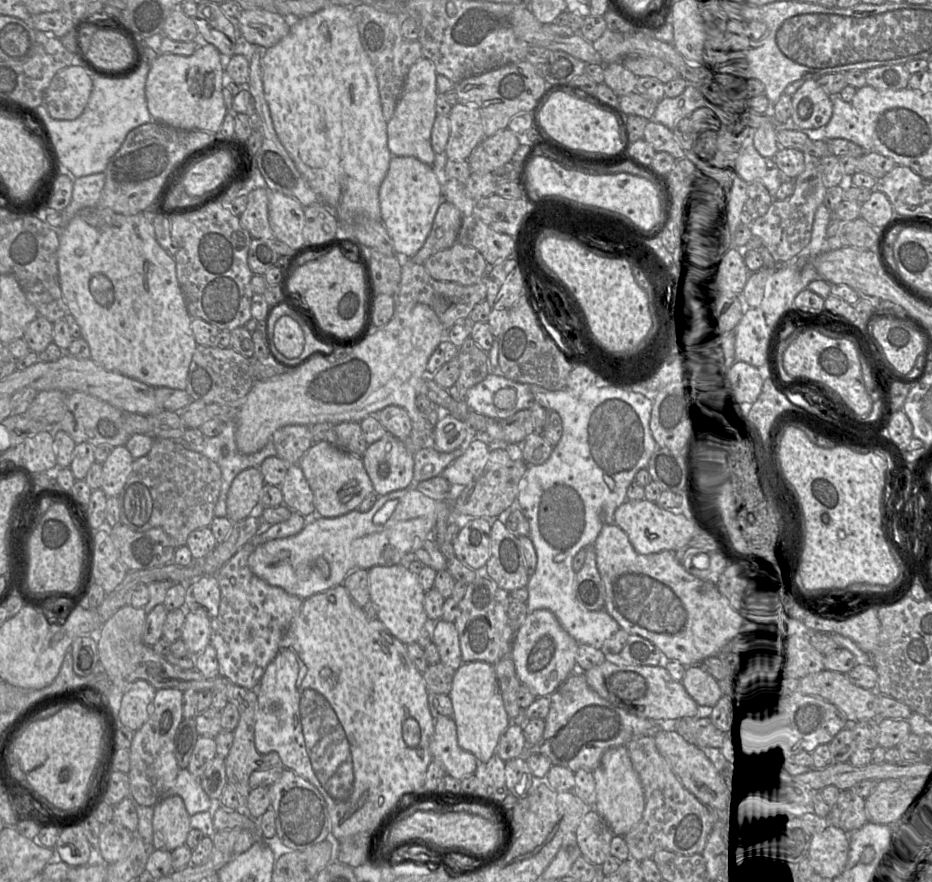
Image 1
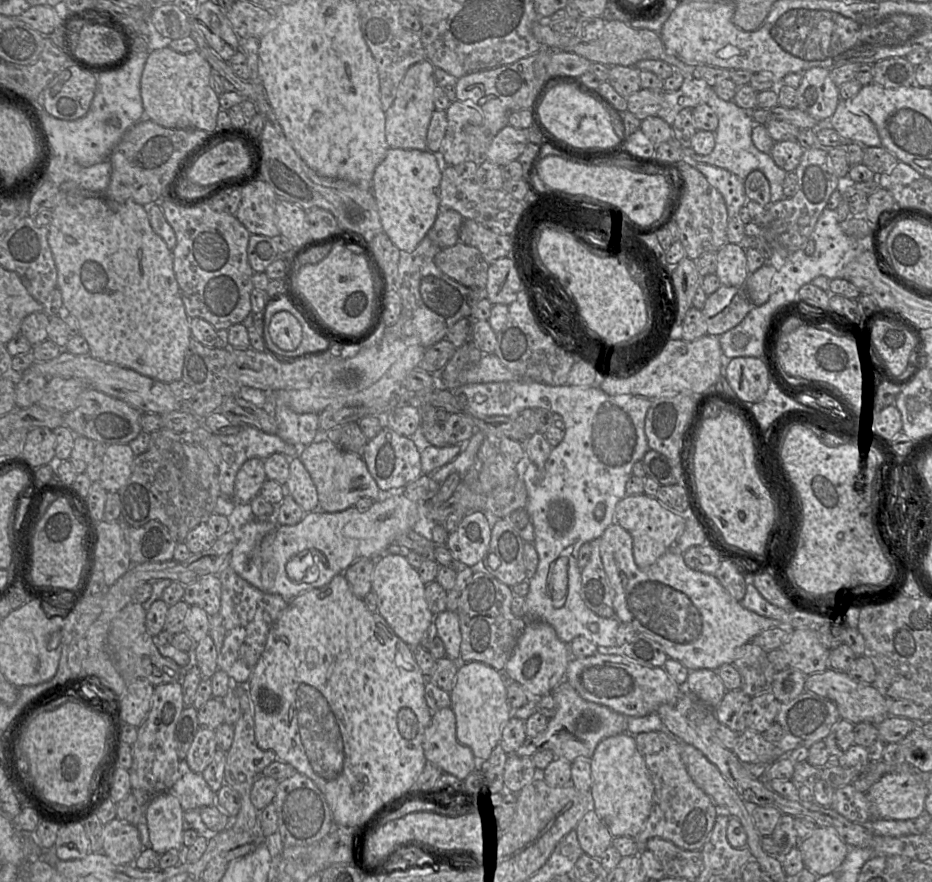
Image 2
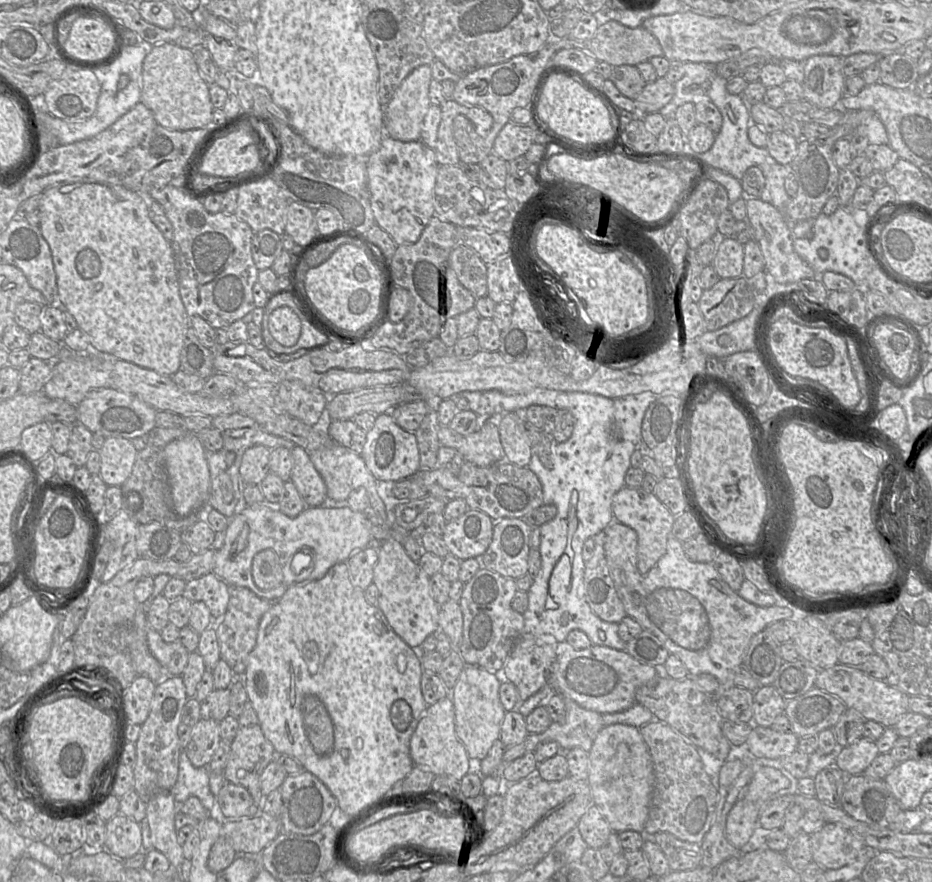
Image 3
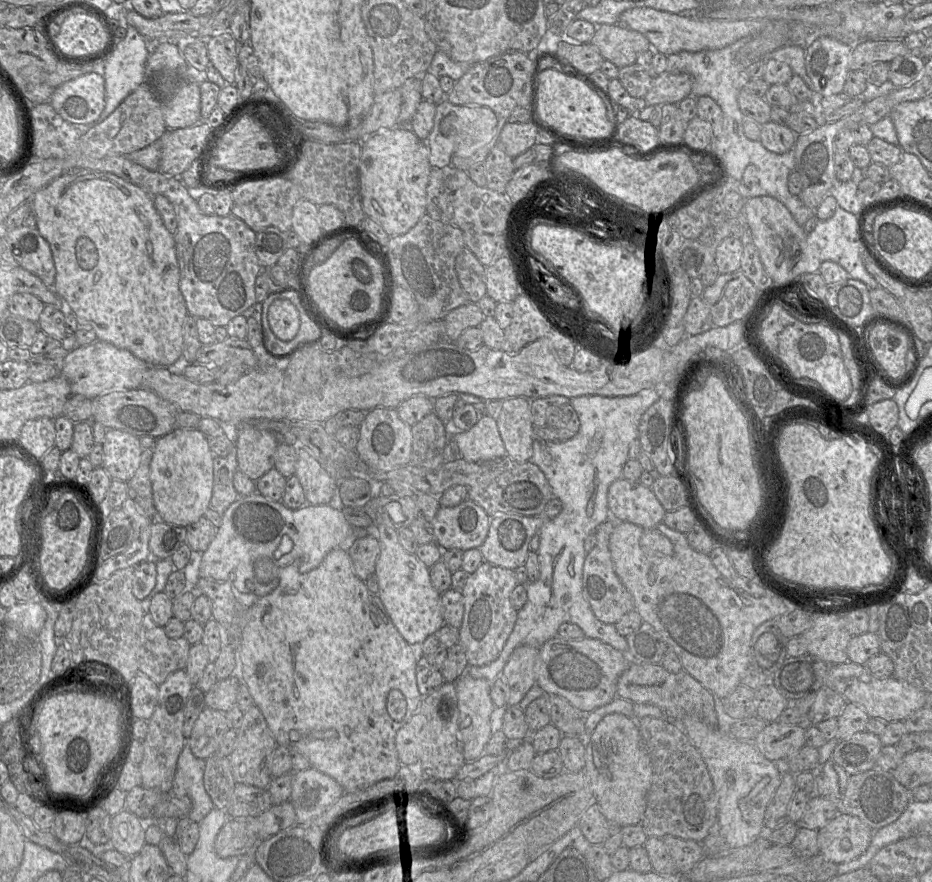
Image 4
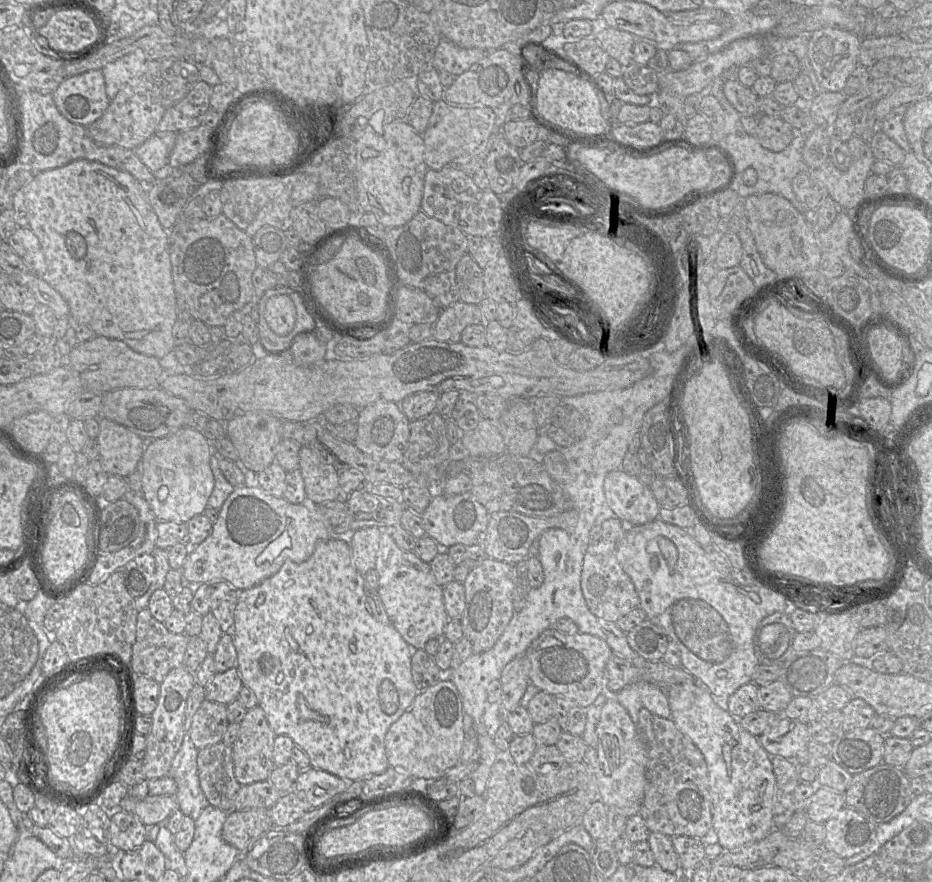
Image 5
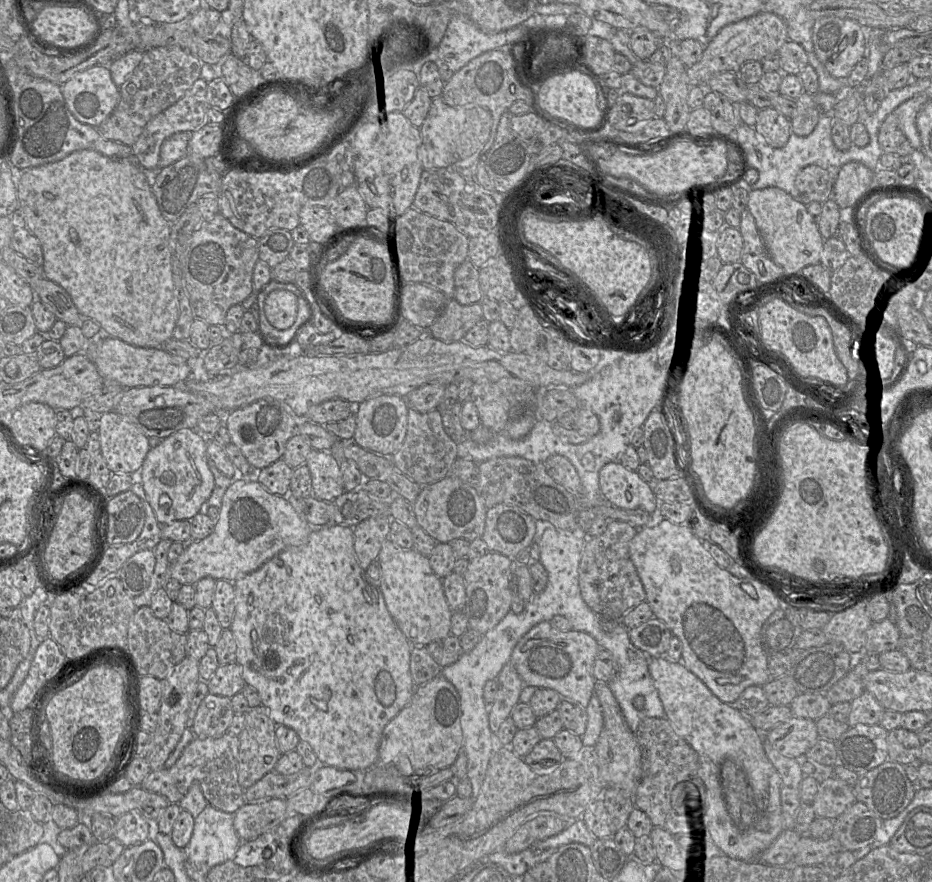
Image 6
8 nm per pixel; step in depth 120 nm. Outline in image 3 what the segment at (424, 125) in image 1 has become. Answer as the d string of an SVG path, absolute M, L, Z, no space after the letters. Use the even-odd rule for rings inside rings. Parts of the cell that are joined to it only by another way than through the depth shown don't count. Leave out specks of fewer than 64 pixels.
M423 64L413 69L401 82L391 101L384 107L384 131L387 136L402 142L421 139L422 122L431 105L429 99L431 80L431 65Z

